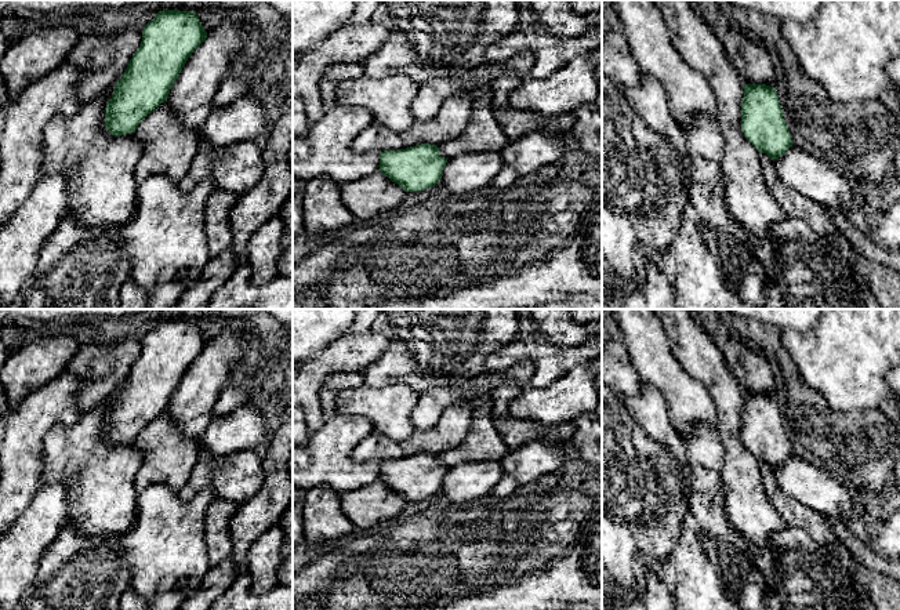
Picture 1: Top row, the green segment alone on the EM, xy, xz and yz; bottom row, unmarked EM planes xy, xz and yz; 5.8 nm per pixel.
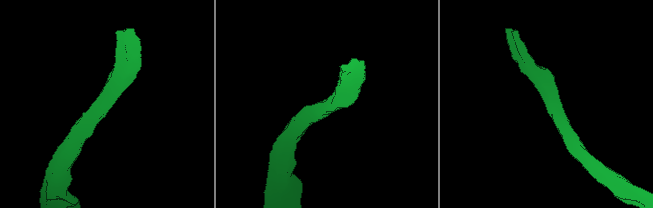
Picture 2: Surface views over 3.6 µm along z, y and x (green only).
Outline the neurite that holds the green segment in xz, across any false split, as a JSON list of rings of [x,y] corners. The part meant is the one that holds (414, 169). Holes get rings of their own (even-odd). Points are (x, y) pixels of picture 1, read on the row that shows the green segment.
[[[458,91],[443,102],[432,119],[415,120],[409,128],[398,132],[373,121],[355,138],[352,150],[355,153],[377,150],[378,171],[407,193],[435,186],[440,182],[447,163],[438,146],[462,134],[475,97],[475,94]]]

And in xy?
[[[163,10],[145,25],[142,41],[121,79],[72,116],[54,116],[44,130],[43,175],[69,174],[66,213],[79,225],[120,229],[135,213],[135,166],[142,144],[134,137],[139,123],[163,104],[192,52],[207,39],[196,12]]]

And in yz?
[[[654,0],[660,8],[665,28],[669,30],[671,43],[683,61],[696,69],[708,81],[716,101],[716,121],[719,132],[725,141],[722,177],[725,184],[725,206],[729,214],[744,226],[750,235],[765,237],[770,228],[781,221],[788,219],[788,214],[780,207],[776,199],[770,195],[763,179],[759,153],[766,153],[773,161],[783,156],[792,146],[791,134],[783,109],[777,97],[776,88],[766,84],[744,84],[737,72],[727,59],[723,47],[714,32],[698,17],[692,0]]]

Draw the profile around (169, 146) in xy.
[[[166,101],[139,123],[134,137],[142,144],[142,156],[135,166],[138,184],[153,174],[164,174],[178,184],[189,171],[200,142],[199,130],[185,126]]]

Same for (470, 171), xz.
[[[500,152],[465,153],[447,160],[439,184],[451,193],[462,195],[490,185],[501,168]]]

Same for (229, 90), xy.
[[[226,76],[219,84],[214,98],[214,108],[225,106],[246,94],[247,84],[243,80]]]

